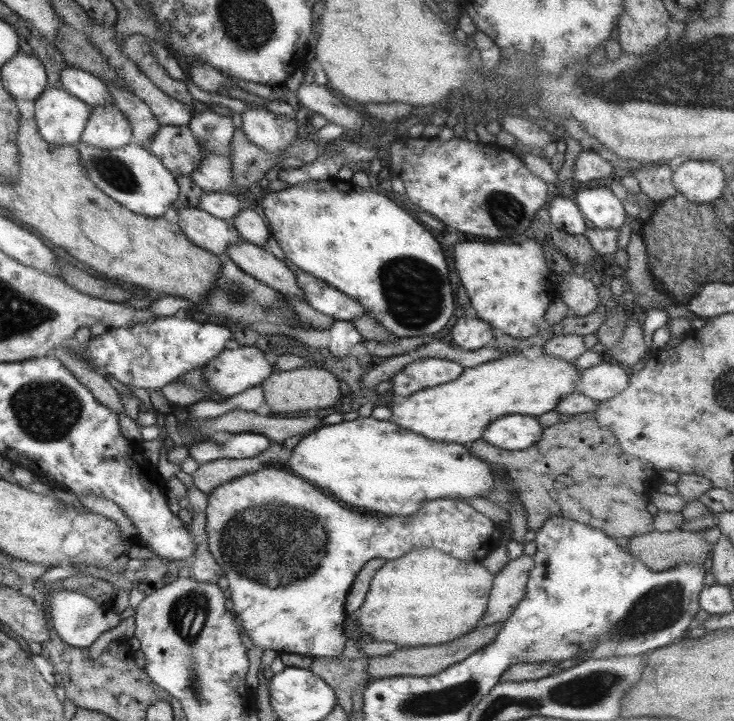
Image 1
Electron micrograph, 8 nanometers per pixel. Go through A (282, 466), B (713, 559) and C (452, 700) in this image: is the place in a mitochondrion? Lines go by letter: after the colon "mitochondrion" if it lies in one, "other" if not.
A: other
B: other
C: mitochondrion

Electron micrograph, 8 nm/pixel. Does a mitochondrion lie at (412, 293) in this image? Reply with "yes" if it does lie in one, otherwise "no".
yes

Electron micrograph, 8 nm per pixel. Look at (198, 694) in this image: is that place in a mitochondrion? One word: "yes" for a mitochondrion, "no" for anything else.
yes

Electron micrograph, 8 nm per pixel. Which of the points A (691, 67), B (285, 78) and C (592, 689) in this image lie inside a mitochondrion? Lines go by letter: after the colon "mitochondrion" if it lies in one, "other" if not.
A: mitochondrion
B: other
C: mitochondrion

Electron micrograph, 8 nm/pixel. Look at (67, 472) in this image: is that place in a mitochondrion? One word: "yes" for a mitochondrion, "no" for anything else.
no

